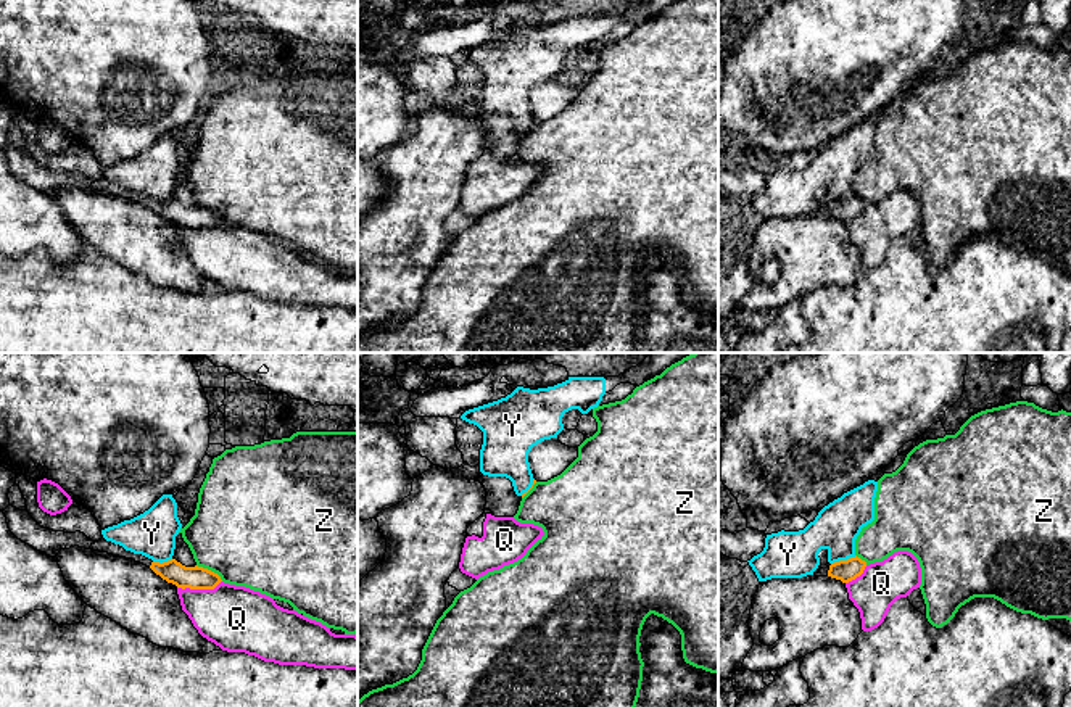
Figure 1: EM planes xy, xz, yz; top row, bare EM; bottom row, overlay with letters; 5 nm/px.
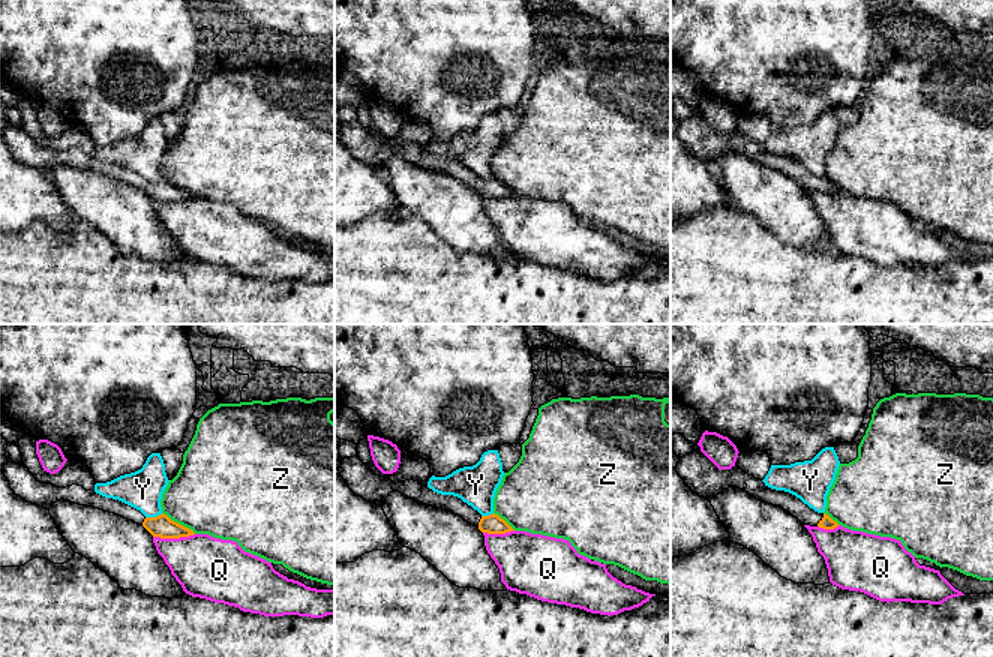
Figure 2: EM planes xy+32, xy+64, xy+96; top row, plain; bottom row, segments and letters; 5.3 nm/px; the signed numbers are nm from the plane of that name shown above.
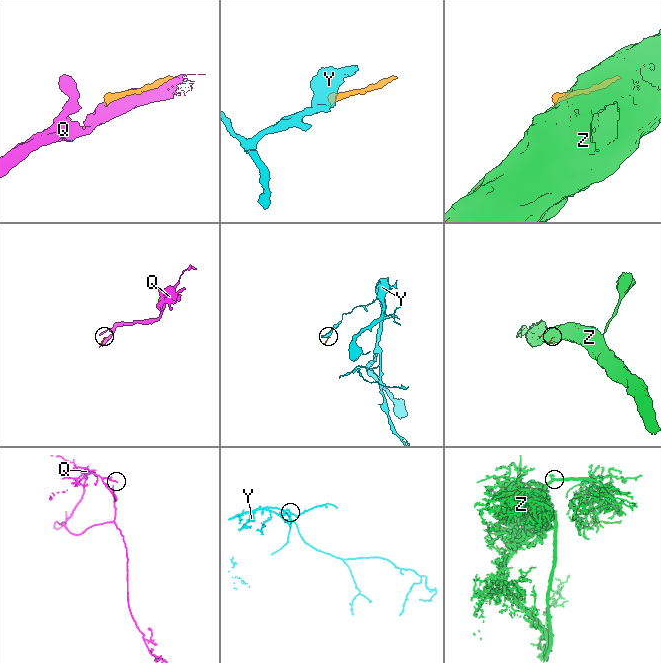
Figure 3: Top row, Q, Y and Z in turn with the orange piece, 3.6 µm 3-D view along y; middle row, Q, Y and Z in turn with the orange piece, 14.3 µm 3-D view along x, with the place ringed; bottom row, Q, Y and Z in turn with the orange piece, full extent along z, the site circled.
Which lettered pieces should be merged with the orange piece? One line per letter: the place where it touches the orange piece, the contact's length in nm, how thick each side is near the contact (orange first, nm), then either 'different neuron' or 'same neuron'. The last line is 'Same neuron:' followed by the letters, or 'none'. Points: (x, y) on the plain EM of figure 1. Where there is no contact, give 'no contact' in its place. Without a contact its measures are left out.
Q: xy (198, 227) | 220 nm | 110/320 nm | different neuron
Y: yz (843, 200) | 130 nm | 110/240 nm | different neuron
Z: xy (210, 210) | 160 nm | 110/480 nm | different neuron
Same neuron: none

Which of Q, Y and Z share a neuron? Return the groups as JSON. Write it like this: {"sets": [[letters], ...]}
{"sets": [["Q"], ["Y"], ["Z"]]}

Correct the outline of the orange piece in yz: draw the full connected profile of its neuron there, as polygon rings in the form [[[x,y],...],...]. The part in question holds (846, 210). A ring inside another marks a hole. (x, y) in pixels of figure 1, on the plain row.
[[[850,196],[829,205],[828,216],[849,222],[860,216],[866,206],[866,201],[860,196]]]

